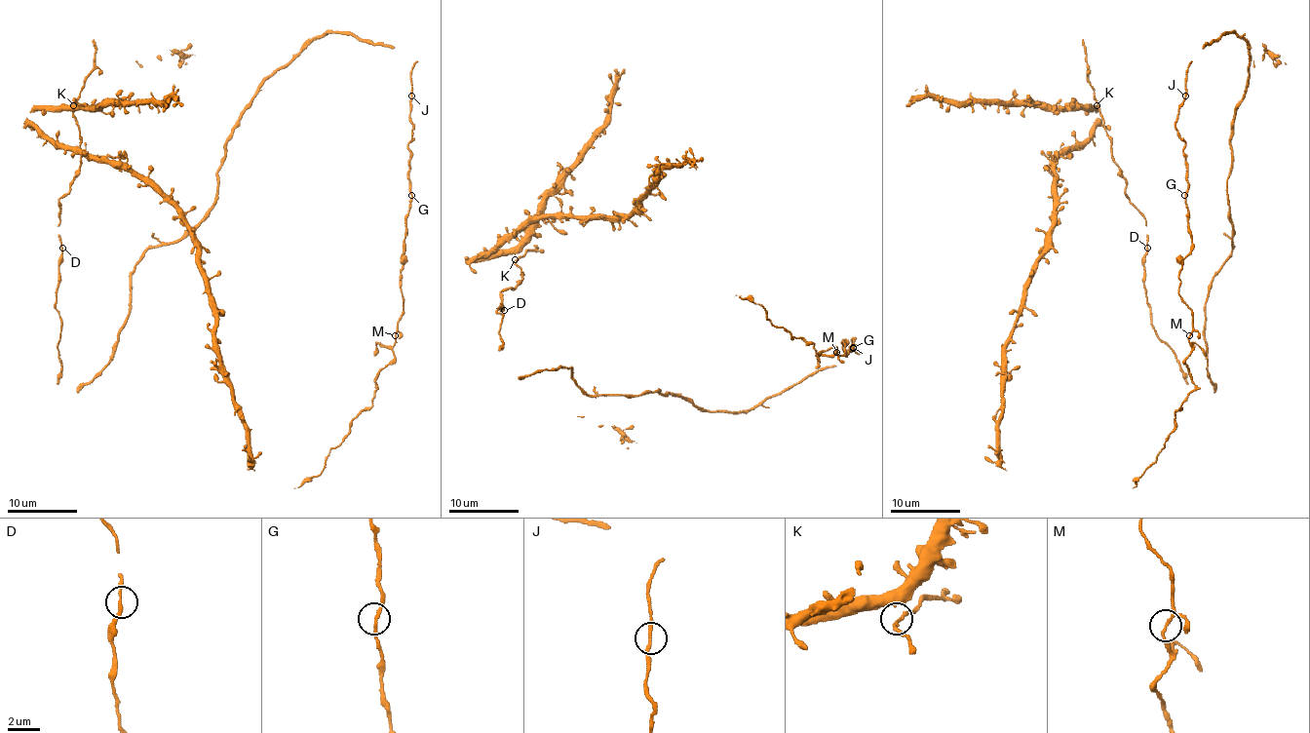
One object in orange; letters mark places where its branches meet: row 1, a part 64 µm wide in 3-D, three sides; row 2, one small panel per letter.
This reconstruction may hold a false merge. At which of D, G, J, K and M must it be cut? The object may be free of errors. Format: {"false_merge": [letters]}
{"false_merge": []}

